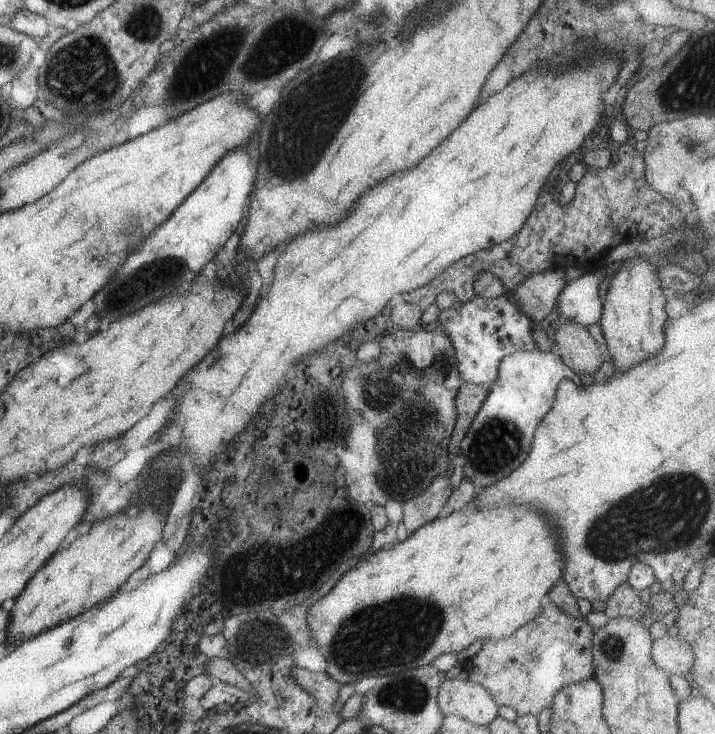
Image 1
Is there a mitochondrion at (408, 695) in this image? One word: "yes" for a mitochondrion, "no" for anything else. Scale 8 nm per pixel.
yes

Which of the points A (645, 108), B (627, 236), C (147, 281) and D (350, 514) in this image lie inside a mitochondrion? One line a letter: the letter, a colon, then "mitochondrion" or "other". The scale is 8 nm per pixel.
A: other
B: other
C: mitochondrion
D: other

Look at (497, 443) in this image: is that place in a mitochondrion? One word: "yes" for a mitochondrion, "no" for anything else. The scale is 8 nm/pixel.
yes

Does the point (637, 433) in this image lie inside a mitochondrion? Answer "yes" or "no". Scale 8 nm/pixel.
no

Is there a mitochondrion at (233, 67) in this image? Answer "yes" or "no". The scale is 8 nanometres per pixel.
no

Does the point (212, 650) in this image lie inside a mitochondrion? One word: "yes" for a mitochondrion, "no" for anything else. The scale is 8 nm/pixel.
no

